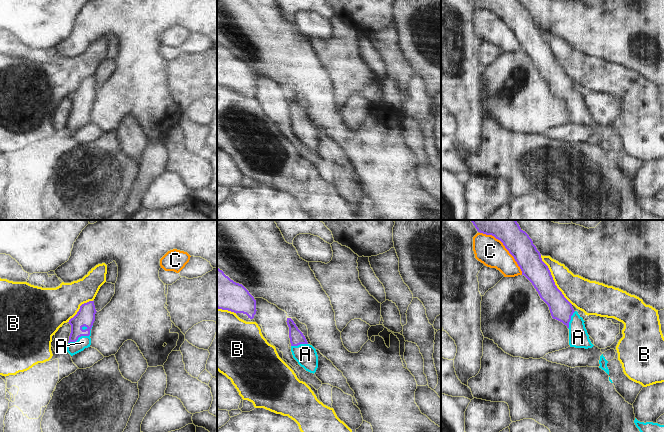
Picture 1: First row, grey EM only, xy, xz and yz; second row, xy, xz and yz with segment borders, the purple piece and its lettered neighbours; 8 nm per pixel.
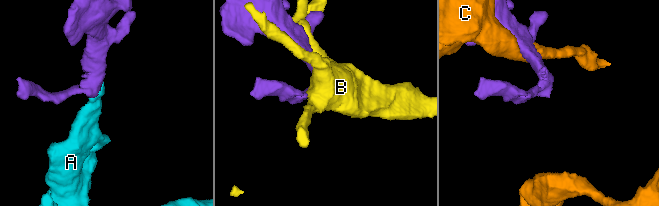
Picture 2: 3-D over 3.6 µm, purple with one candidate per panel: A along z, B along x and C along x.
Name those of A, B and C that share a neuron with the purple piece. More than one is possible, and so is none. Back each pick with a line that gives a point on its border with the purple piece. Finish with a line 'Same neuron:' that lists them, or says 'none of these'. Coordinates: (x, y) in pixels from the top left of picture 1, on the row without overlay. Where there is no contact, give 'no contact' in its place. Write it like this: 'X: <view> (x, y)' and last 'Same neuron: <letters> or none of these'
A: xy (83, 111)
Same neuron: A

